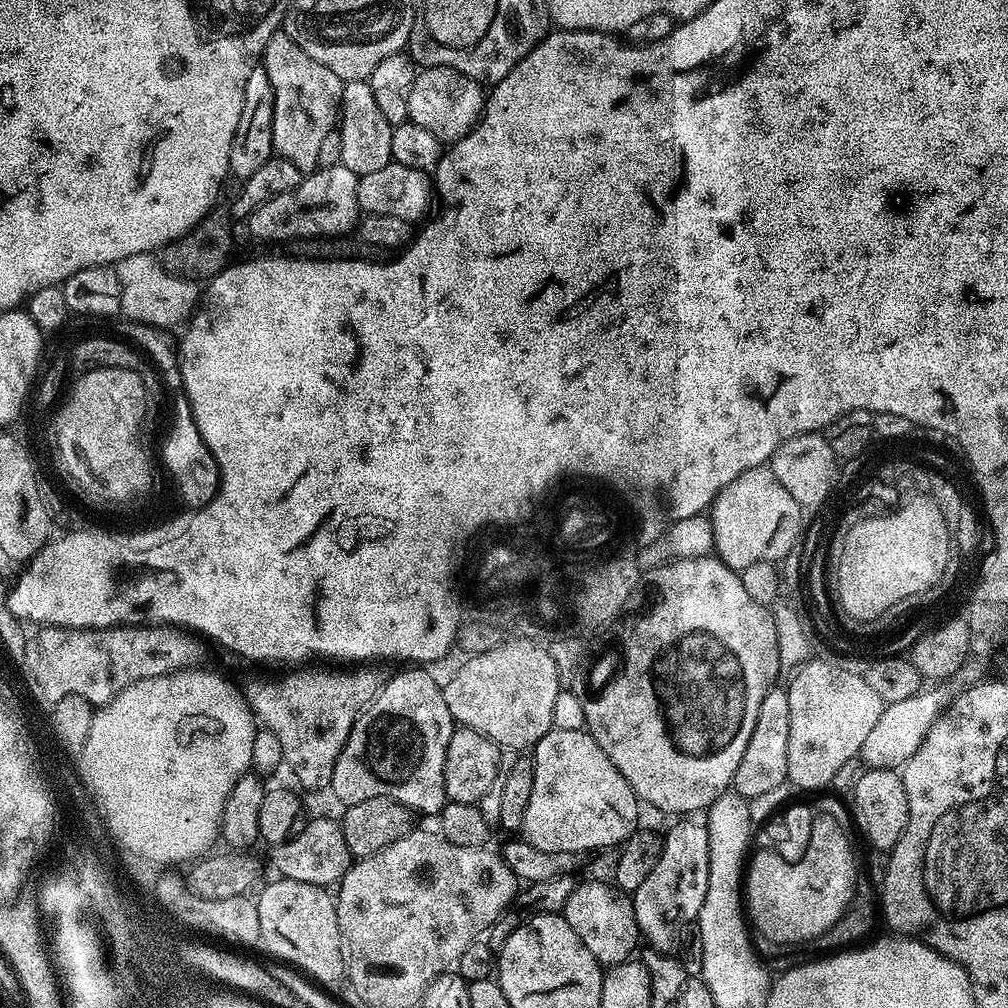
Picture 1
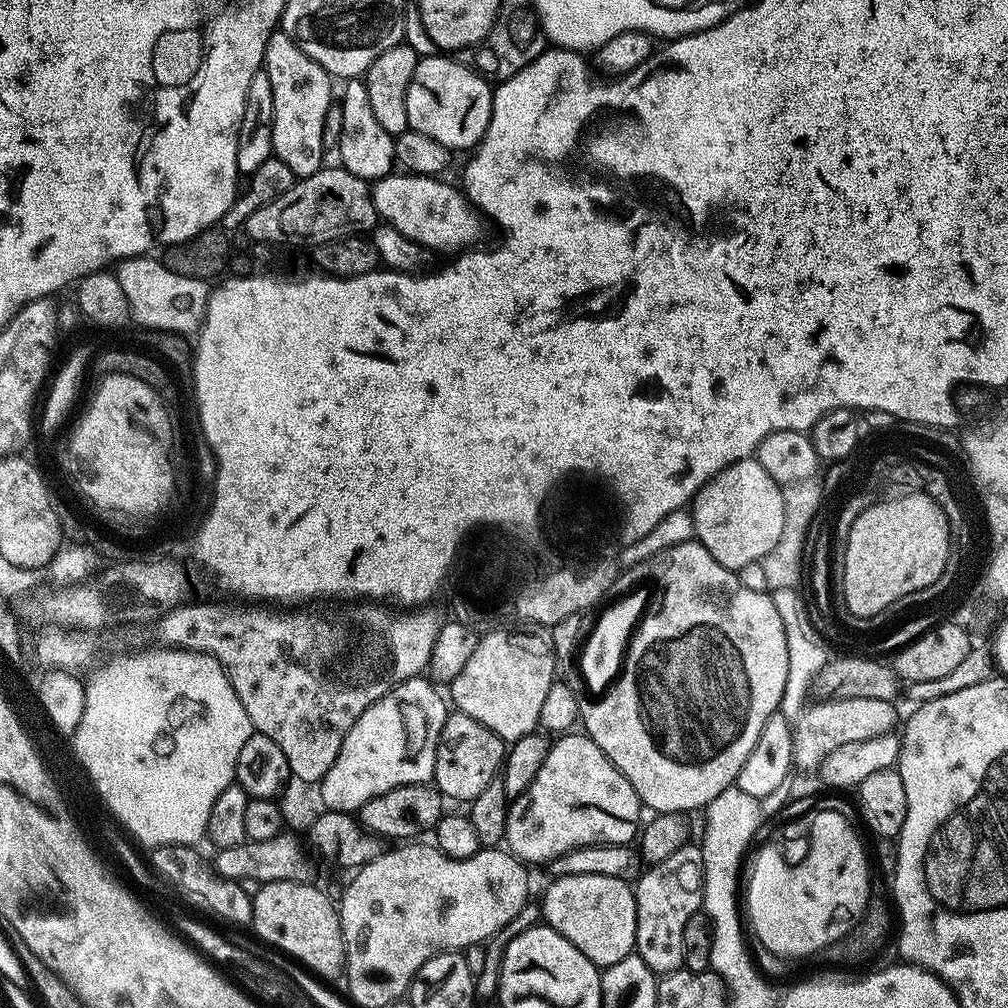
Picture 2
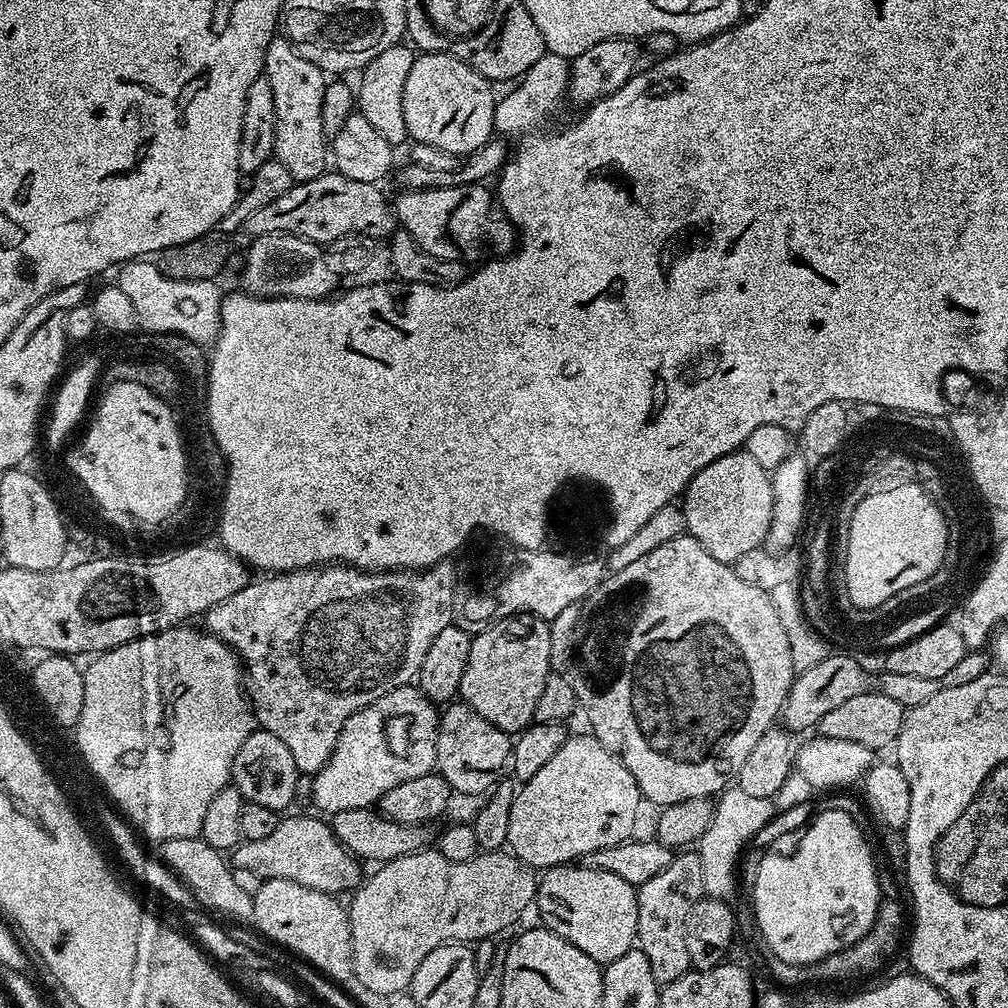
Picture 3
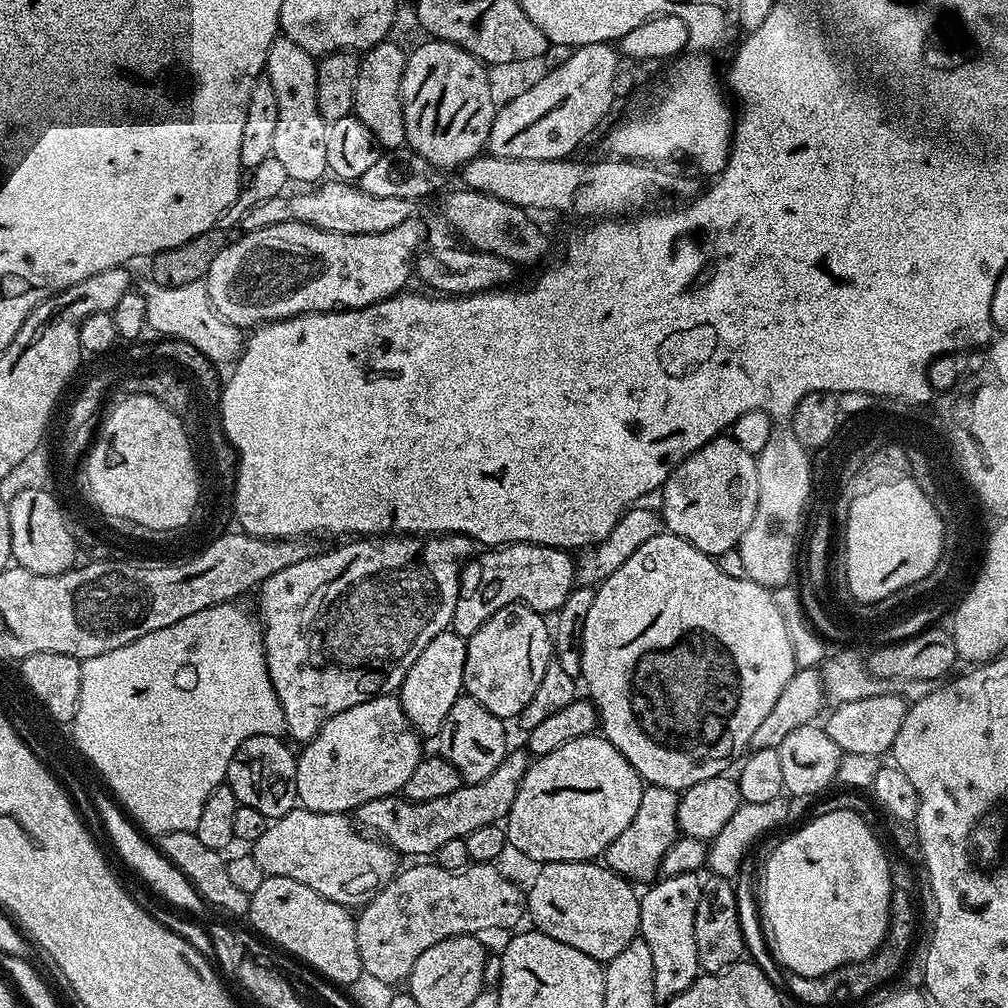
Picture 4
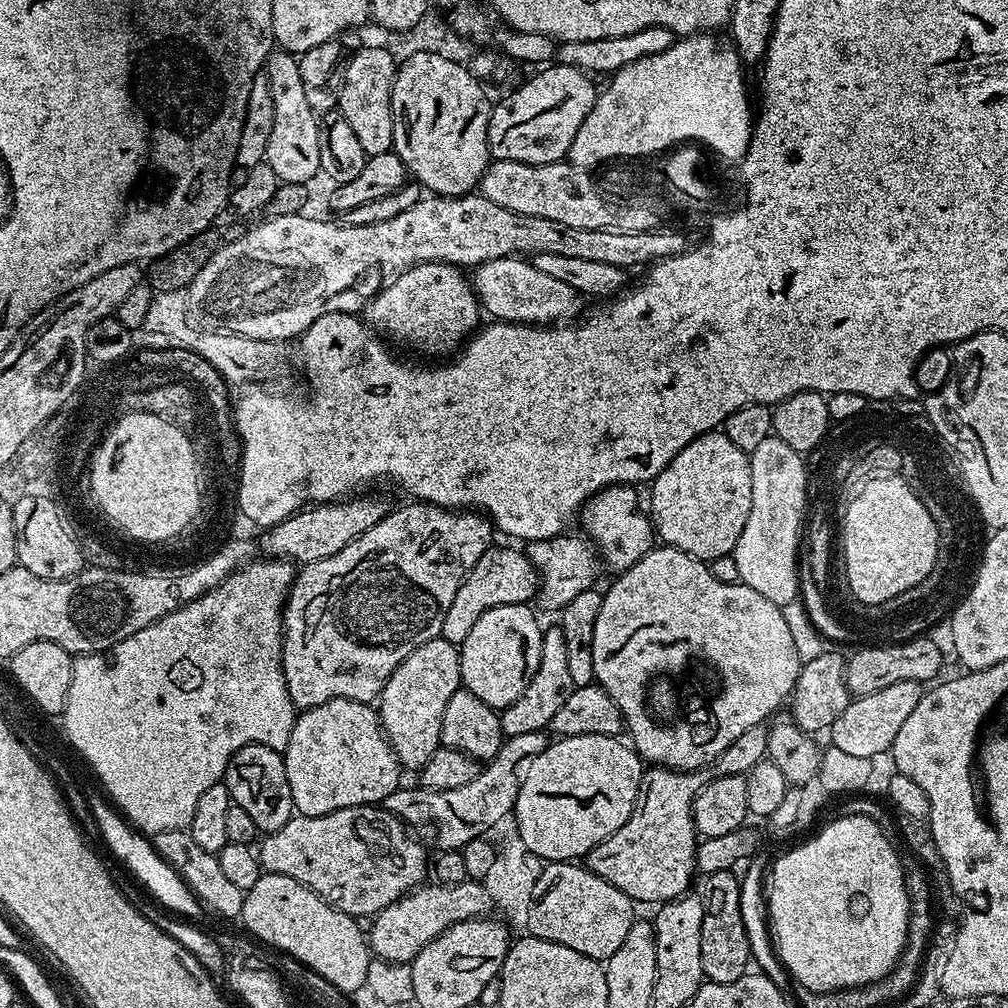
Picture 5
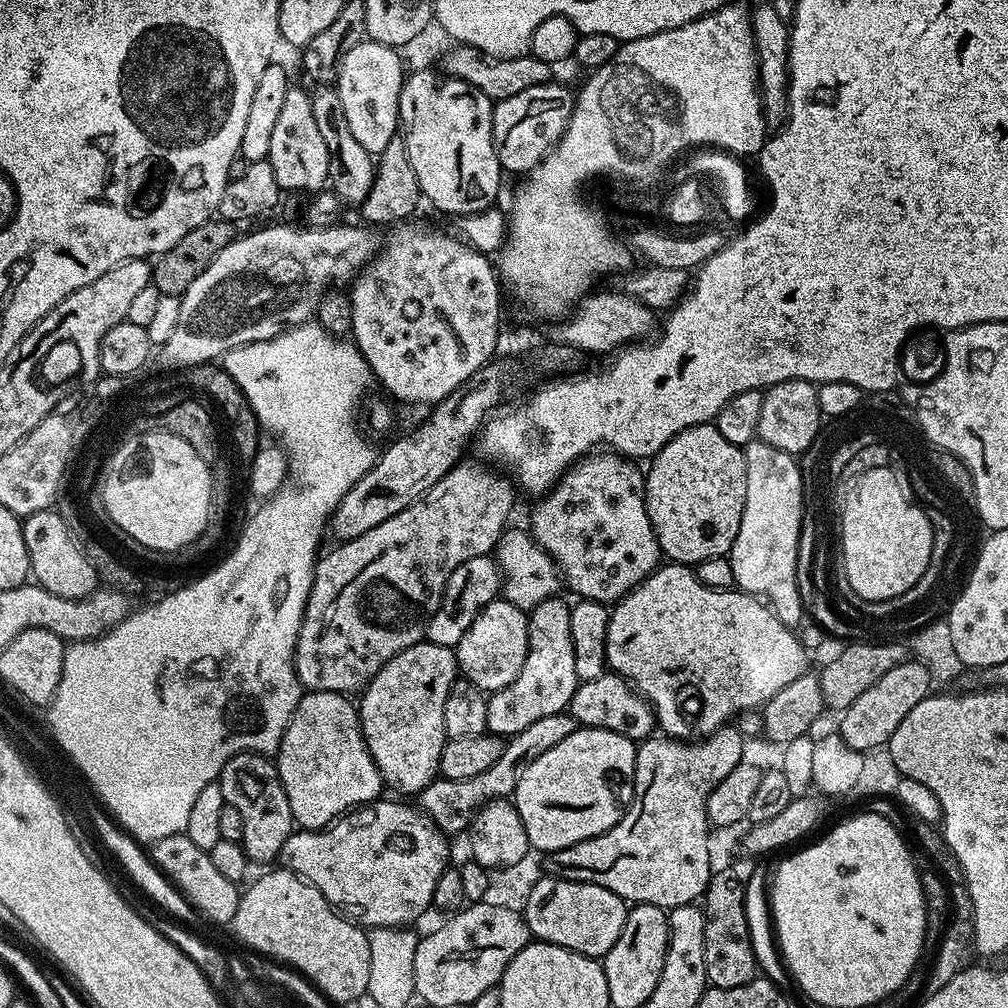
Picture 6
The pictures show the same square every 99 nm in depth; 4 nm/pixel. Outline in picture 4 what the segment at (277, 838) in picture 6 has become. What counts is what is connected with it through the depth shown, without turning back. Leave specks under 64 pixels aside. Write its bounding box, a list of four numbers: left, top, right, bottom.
[226,736,297,821]

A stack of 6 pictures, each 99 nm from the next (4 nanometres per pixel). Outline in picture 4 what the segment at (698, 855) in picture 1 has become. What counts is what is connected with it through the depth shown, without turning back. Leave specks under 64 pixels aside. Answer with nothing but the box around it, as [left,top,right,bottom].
[639,872,702,1001]

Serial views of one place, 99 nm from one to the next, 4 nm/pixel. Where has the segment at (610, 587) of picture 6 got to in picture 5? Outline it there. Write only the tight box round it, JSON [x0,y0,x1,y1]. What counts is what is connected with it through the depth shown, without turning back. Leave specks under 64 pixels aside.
[578,484,654,573]

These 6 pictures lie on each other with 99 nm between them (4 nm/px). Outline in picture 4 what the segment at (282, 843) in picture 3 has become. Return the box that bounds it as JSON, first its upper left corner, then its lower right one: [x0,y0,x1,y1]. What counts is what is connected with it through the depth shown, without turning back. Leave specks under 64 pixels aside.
[250,806,398,906]

